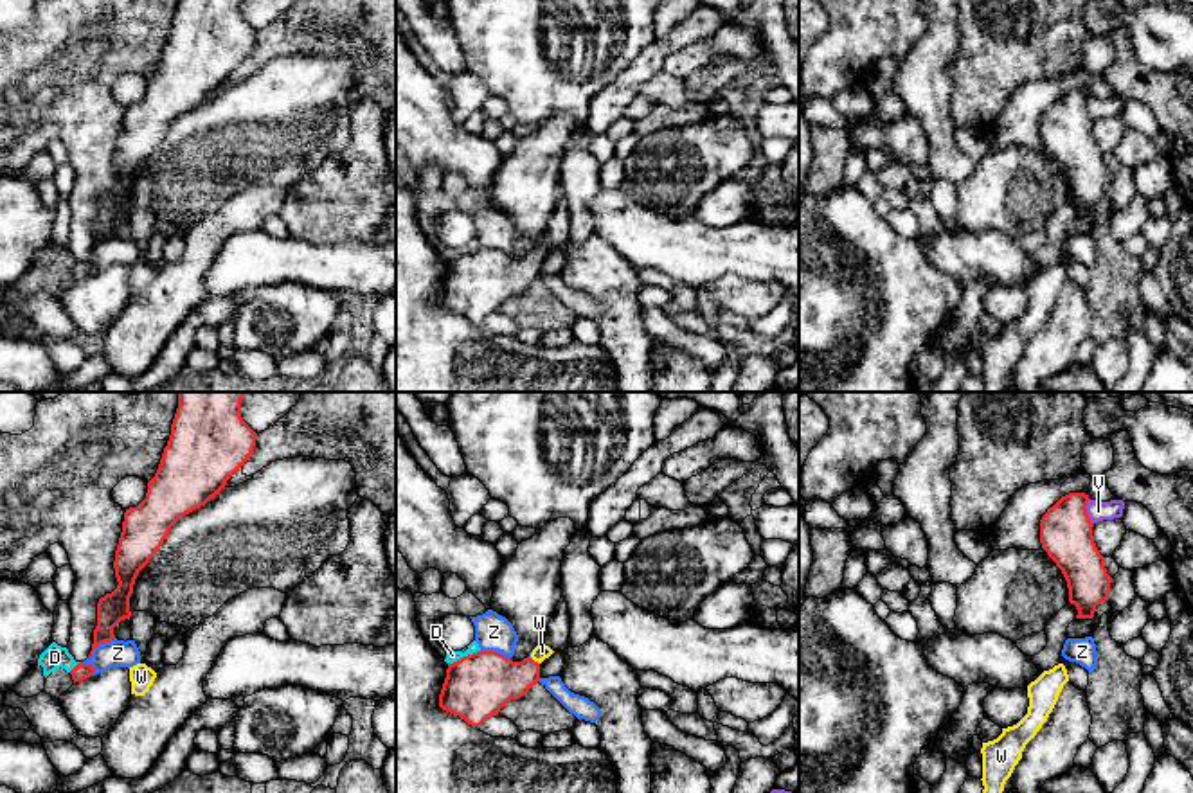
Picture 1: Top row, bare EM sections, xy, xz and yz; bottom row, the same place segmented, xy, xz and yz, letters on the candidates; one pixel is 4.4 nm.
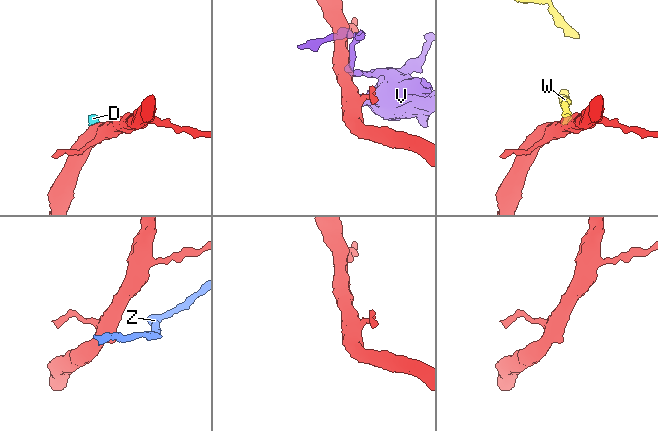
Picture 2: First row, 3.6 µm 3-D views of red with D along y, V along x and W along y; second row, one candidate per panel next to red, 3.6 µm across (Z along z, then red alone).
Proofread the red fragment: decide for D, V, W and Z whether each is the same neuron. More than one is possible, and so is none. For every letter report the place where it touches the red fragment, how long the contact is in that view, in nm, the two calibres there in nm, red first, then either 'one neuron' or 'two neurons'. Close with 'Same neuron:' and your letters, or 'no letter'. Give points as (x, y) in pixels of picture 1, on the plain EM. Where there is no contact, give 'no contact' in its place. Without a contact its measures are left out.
D: meets red in xz at (465, 254); contact 170 nm long; 280 nm thick on the red side, 50 nm on the other; two neurons
V: meets red in yz at (1085, 108); contact 120 nm long; 240 nm thick on the red side, 90 nm on the other; two neurons
W: meets red in xz at (533, 258); contact 60 nm long; 280 nm thick on the red side, 70 nm on the other; one neuron
Z: meets red in xy at (94, 245); contact 200 nm long; 140 nm thick on the red side, 130 nm on the other; two neurons
Same neuron: W

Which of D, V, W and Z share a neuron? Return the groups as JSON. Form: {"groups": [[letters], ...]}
{"groups": [["D", "Z"], ["V"], ["W"]]}

